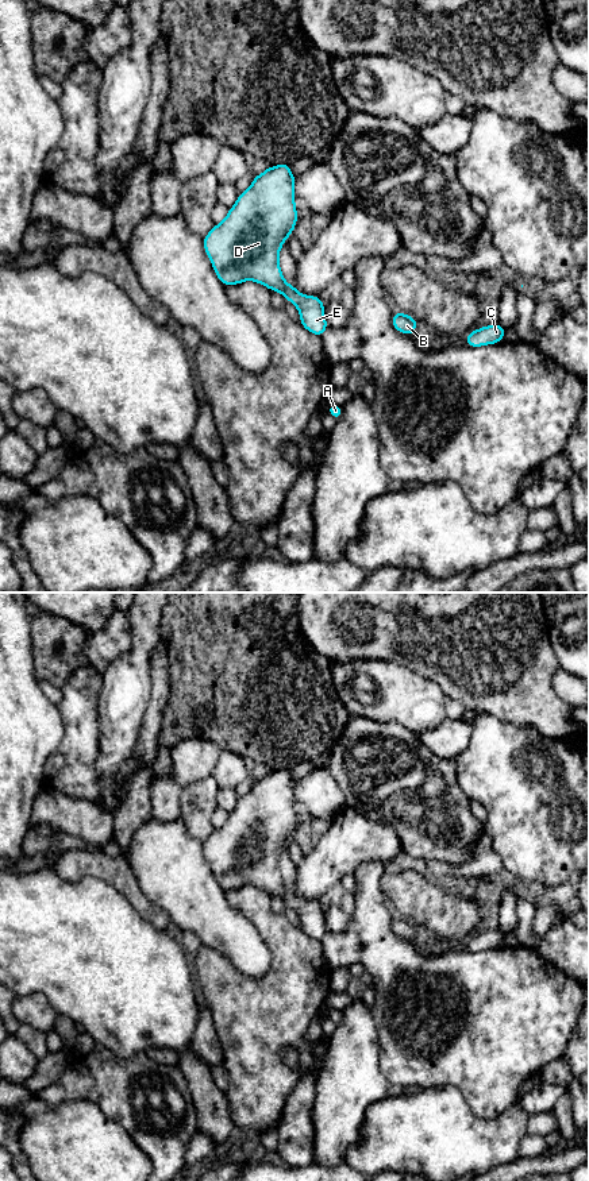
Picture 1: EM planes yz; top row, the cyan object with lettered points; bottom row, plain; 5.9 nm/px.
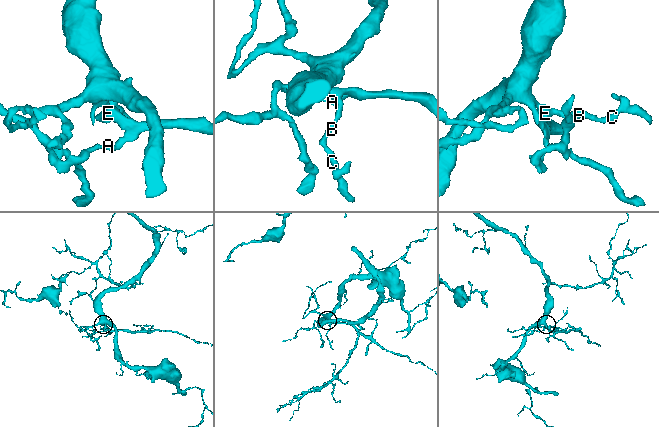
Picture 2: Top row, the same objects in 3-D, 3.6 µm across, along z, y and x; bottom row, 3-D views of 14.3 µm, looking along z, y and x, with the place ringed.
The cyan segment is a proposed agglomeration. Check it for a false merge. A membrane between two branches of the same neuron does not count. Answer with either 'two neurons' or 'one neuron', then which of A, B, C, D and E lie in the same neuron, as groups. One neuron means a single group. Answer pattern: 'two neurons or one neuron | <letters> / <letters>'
one neuron | A B C D E

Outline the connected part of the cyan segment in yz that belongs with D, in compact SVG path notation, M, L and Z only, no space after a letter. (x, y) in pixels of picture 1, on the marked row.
M288 163L266 167L263 173L254 175L251 186L239 193L226 219L220 224L215 224L208 235L203 238L203 244L215 274L224 286L254 281L269 290L278 292L297 306L300 324L309 333L320 337L328 328L323 301L319 296L304 296L296 286L289 285L284 279L278 263L281 247L292 235L299 217L294 205L294 181L296 178Z

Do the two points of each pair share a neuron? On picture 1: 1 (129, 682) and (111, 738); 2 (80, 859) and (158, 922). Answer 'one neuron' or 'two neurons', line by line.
1: one neuron
2: one neuron

